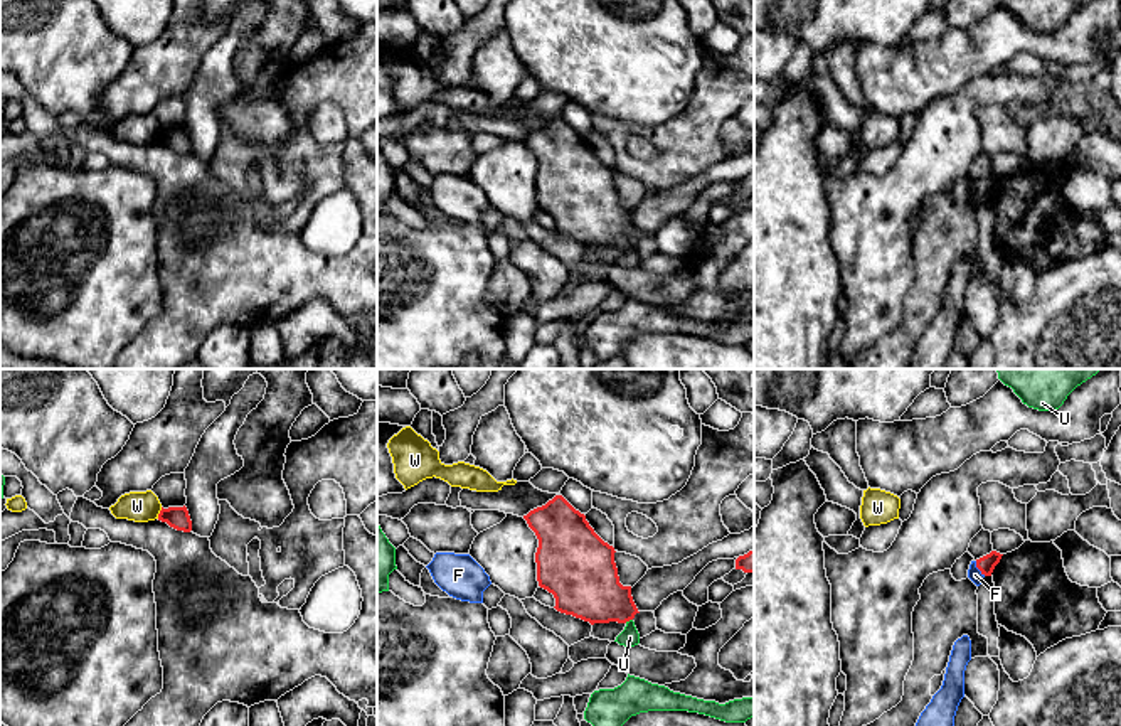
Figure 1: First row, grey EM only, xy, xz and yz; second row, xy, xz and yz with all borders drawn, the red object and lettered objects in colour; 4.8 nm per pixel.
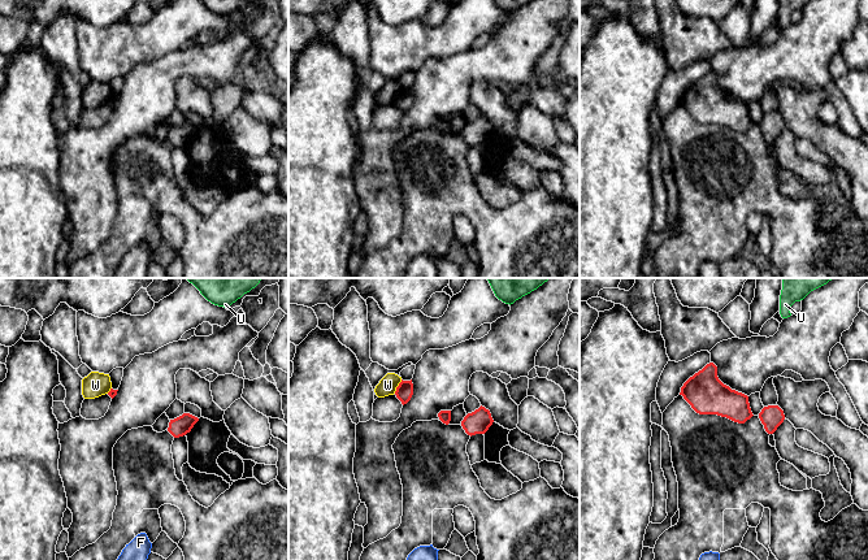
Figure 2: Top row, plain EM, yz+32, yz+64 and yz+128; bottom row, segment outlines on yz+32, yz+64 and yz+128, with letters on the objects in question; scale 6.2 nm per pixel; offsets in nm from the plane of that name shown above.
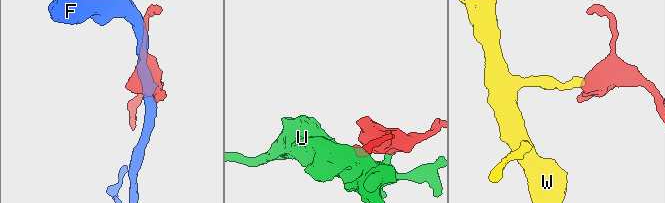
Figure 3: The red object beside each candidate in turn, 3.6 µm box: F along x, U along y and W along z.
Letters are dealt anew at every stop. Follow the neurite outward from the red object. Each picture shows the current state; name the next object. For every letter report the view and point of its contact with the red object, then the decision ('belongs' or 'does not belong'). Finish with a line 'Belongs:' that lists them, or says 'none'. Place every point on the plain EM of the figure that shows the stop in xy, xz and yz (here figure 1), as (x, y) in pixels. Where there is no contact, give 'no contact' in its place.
F: meets red in yz at (978, 191); does not belong
U: meets red in xz at (628, 243); does not belong
W: meets red in xy at (160, 135); does not belong
Belongs: none

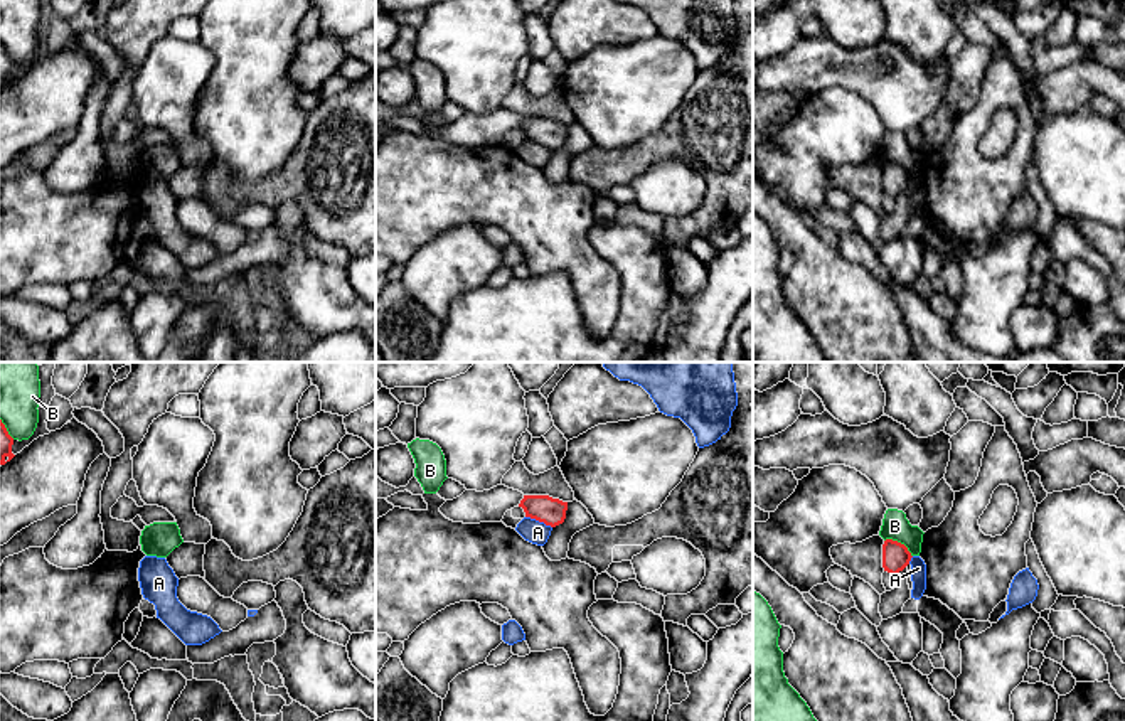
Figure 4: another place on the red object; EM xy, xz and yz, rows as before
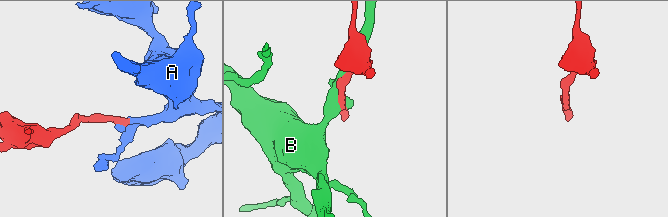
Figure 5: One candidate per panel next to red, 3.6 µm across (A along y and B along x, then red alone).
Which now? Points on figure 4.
A: meets red in xz at (539, 144); belongs
B: meets red in yz at (900, 165); does not belong
Belongs: A

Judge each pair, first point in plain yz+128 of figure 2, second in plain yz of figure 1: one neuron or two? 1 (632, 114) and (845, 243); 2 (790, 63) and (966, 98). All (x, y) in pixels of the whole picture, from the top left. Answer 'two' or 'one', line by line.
1: two
2: one

